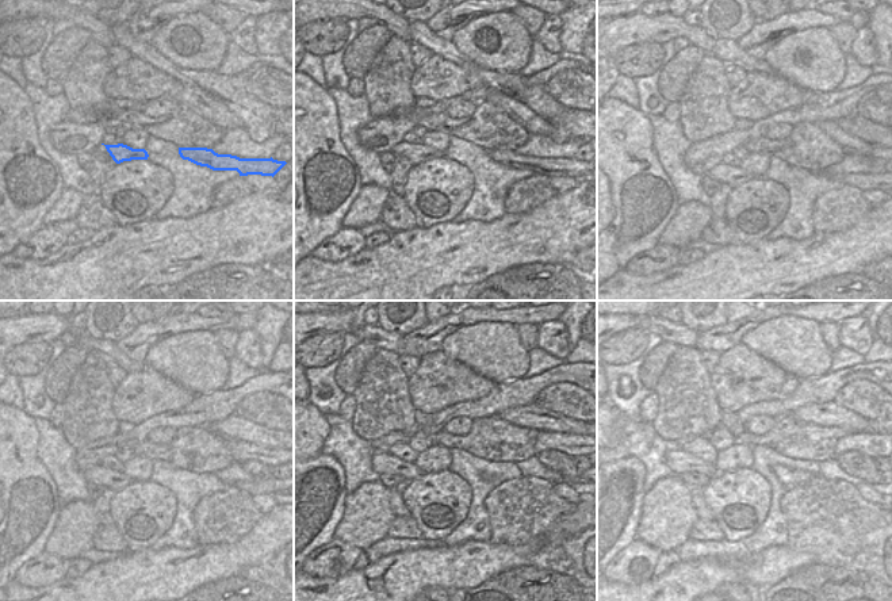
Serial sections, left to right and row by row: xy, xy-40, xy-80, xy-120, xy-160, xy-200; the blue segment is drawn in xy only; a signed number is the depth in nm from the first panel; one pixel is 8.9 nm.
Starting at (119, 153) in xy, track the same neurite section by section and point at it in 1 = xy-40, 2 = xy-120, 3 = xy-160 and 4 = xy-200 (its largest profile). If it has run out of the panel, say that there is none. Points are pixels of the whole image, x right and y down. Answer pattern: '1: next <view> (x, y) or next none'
1: next xy-40 (421, 153)
2: next xy-120 (85, 459)
3: next xy-160 (382, 463)
4: next xy-200 (680, 462)

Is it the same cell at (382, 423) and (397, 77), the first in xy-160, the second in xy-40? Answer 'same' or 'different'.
same

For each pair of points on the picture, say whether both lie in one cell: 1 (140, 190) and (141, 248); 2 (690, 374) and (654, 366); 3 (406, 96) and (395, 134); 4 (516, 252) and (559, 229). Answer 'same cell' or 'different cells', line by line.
1: different cells
2: different cells
3: different cells
4: same cell

